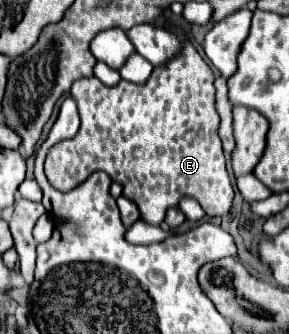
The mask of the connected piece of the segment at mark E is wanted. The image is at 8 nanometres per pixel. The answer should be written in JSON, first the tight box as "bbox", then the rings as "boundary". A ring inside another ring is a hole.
{"bbox":[45,24,235,226],"boundary":[[[169,24],[167,28],[179,36],[181,52],[169,62],[155,66],[145,84],[121,80],[117,86],[105,86],[97,78],[83,78],[71,86],[71,96],[75,98],[81,116],[81,128],[75,138],[55,144],[45,160],[45,174],[51,186],[61,192],[75,188],[97,170],[107,172],[113,182],[123,186],[123,196],[137,204],[139,218],[153,226],[163,222],[169,208],[179,208],[181,198],[195,198],[207,216],[225,216],[235,194],[217,134],[219,114],[215,110],[215,76],[181,26]]]}

